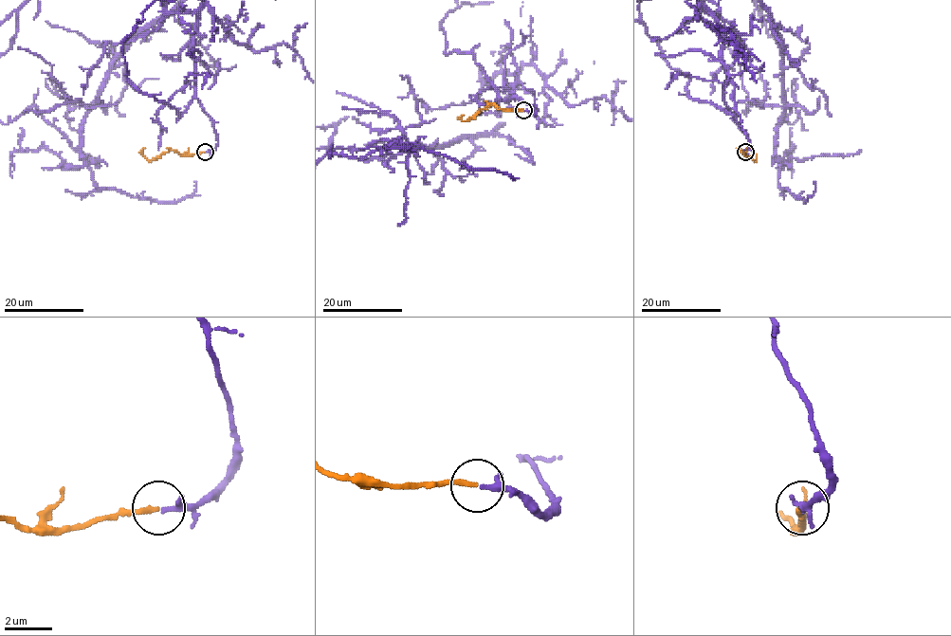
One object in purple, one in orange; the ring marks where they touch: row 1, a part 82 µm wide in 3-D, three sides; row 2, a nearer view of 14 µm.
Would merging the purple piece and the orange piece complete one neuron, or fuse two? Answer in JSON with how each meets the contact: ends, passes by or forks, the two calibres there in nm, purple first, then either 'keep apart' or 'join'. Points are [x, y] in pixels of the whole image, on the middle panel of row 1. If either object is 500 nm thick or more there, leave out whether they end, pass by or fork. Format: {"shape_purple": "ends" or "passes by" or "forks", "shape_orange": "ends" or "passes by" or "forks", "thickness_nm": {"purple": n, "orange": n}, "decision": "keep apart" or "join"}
{"shape_purple": "ends", "shape_orange": "ends", "thickness_nm": {"purple": 260, "orange": 200}, "decision": "join"}

